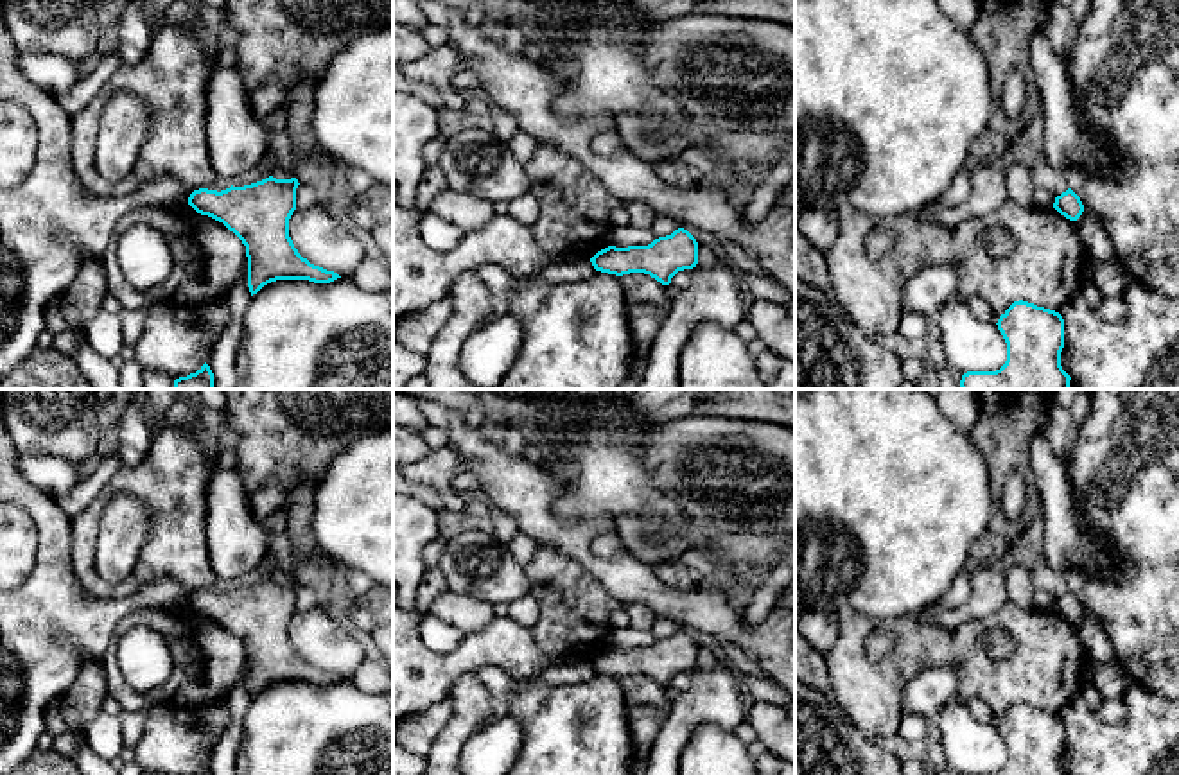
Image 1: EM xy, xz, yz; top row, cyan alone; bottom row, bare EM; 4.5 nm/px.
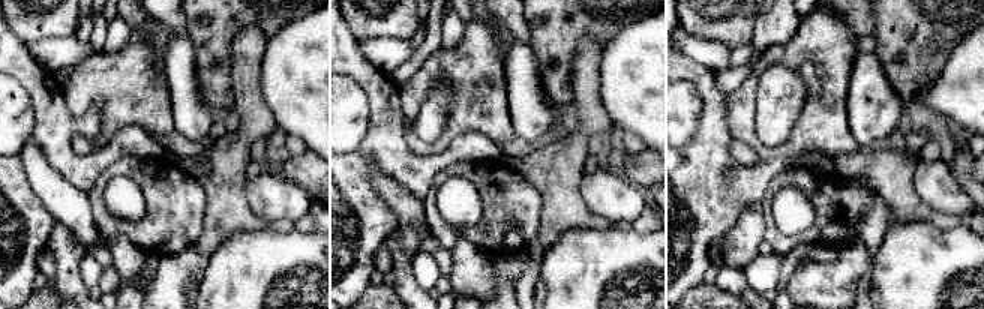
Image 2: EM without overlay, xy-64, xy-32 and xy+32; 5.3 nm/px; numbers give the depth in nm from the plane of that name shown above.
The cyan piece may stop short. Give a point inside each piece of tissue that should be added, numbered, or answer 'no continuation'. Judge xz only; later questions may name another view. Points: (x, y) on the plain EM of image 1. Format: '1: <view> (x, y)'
no continuation

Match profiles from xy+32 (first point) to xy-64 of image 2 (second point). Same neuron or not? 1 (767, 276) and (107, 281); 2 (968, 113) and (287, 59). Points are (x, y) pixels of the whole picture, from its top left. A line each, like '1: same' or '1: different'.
1: different
2: same

